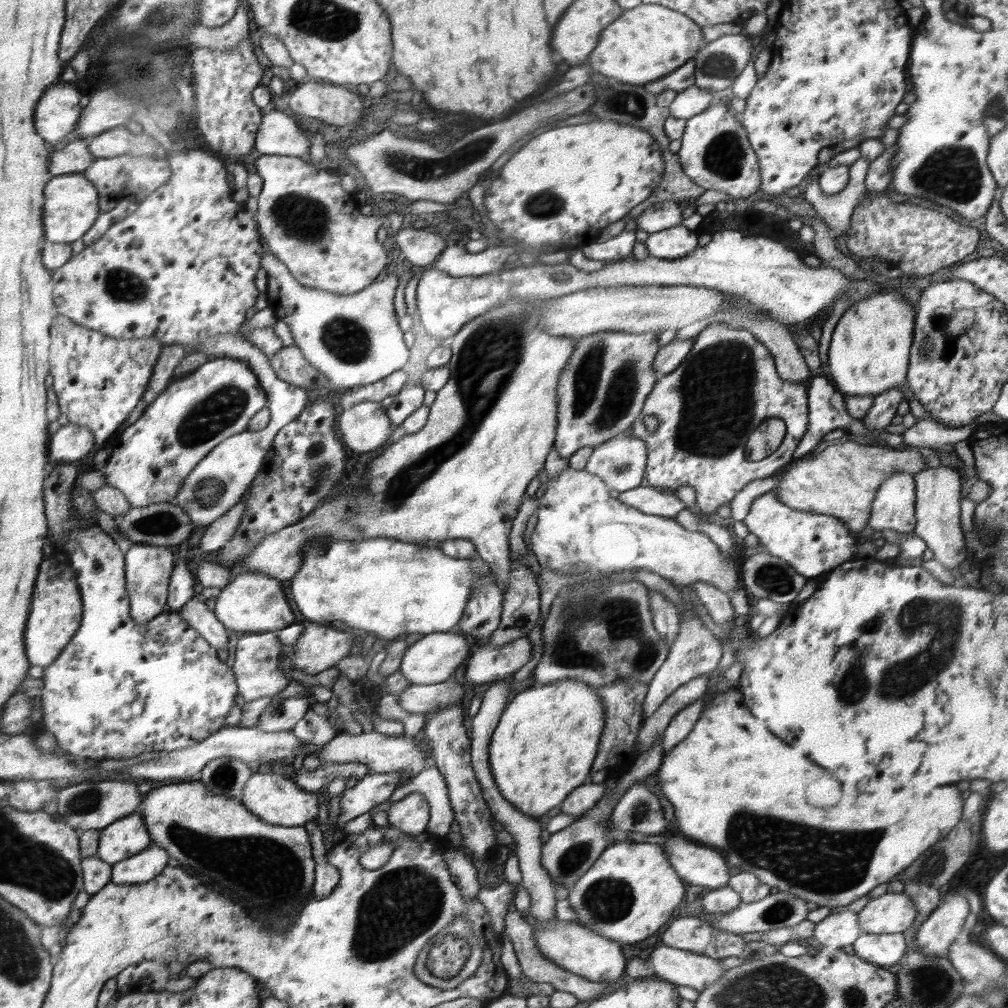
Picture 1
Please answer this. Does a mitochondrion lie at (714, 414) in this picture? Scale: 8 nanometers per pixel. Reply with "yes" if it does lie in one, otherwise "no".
yes

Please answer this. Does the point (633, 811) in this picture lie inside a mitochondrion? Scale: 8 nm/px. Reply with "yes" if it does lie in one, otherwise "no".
yes

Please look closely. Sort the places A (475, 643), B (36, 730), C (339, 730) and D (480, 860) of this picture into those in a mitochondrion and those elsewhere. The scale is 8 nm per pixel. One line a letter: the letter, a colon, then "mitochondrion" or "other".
A: other
B: other
C: other
D: other

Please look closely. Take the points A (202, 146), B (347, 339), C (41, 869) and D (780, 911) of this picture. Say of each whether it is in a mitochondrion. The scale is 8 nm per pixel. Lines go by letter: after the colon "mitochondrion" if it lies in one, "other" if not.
A: other
B: mitochondrion
C: mitochondrion
D: mitochondrion

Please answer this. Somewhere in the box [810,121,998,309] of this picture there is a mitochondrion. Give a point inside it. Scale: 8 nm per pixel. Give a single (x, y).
(953, 173)

